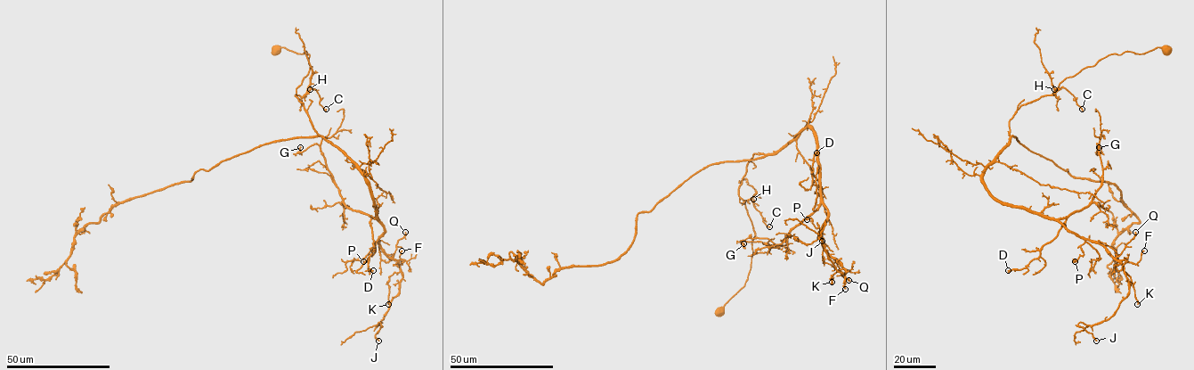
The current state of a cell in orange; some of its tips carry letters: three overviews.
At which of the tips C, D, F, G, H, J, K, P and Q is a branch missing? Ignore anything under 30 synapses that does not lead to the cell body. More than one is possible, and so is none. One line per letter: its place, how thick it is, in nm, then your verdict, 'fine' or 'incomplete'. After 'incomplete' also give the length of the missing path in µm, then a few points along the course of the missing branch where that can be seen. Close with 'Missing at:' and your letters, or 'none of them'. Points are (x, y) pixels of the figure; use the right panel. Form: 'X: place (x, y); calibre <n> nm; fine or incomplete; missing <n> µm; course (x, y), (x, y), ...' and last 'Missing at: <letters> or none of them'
C: place (1082, 109); calibre 160 nm; fine
D: place (1008, 270); calibre 130 nm; fine
F: place (1144, 250); calibre 180 nm; fine
G: place (1099, 147); calibre 150 nm; fine
H: place (1054, 89); calibre 130 nm; fine
J: place (1096, 341); calibre 180 nm; fine
K: place (1137, 304); calibre 320 nm; fine
P: place (1075, 261); calibre 190 nm; fine
Q: place (1135, 232); calibre 140 nm; fine
Missing at: none of them

